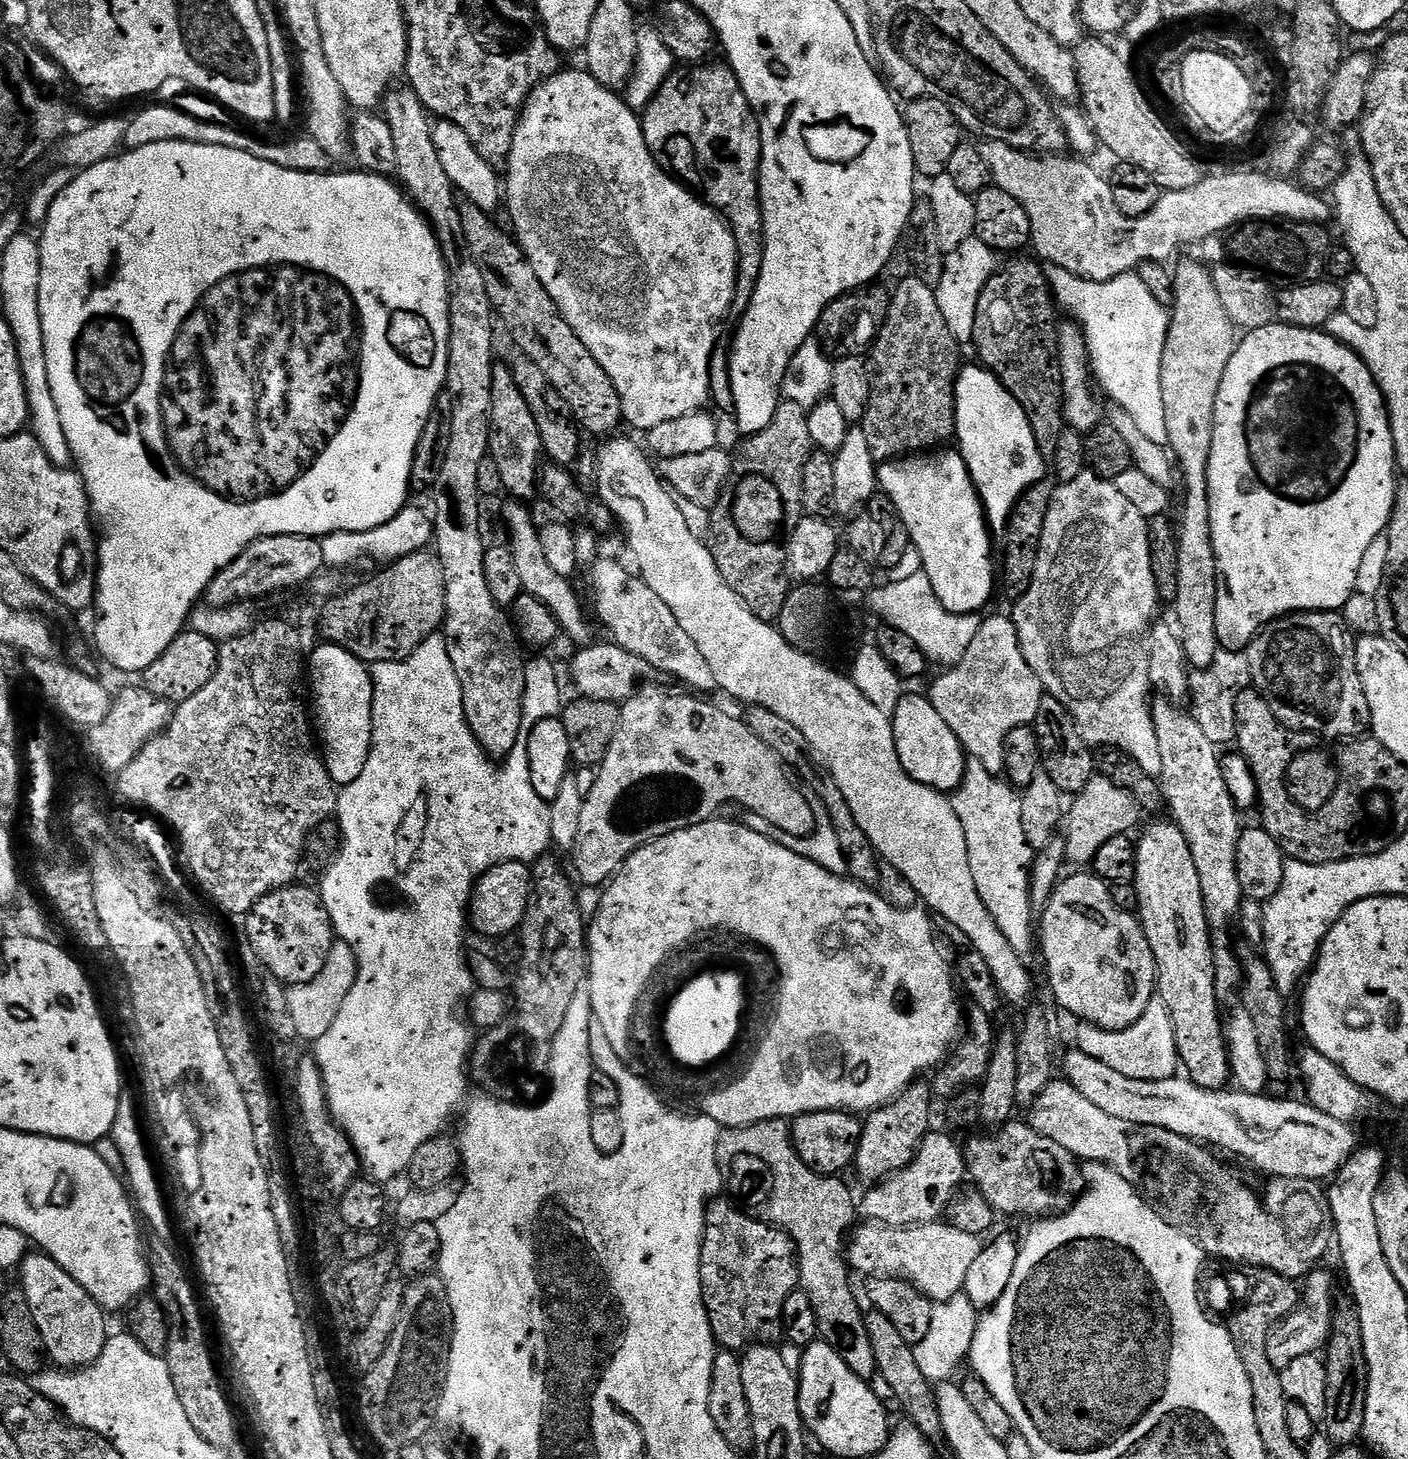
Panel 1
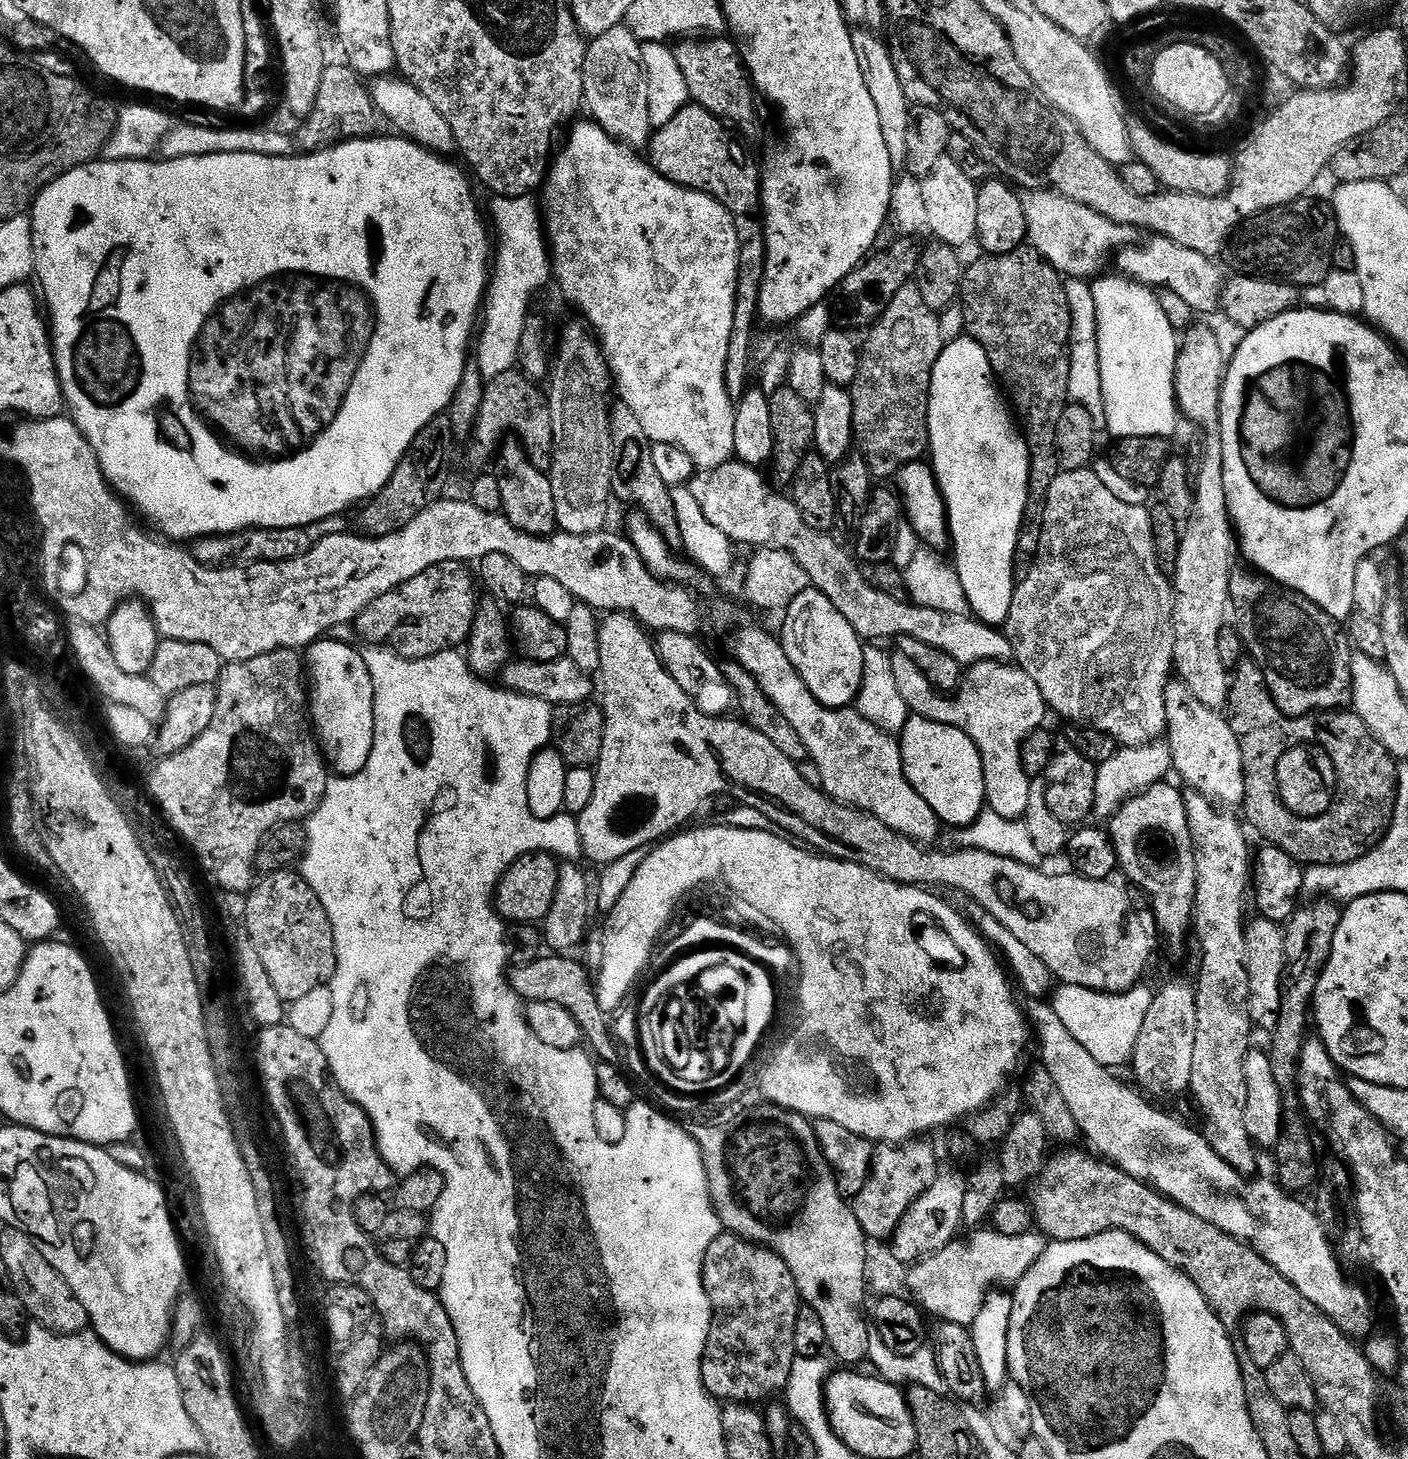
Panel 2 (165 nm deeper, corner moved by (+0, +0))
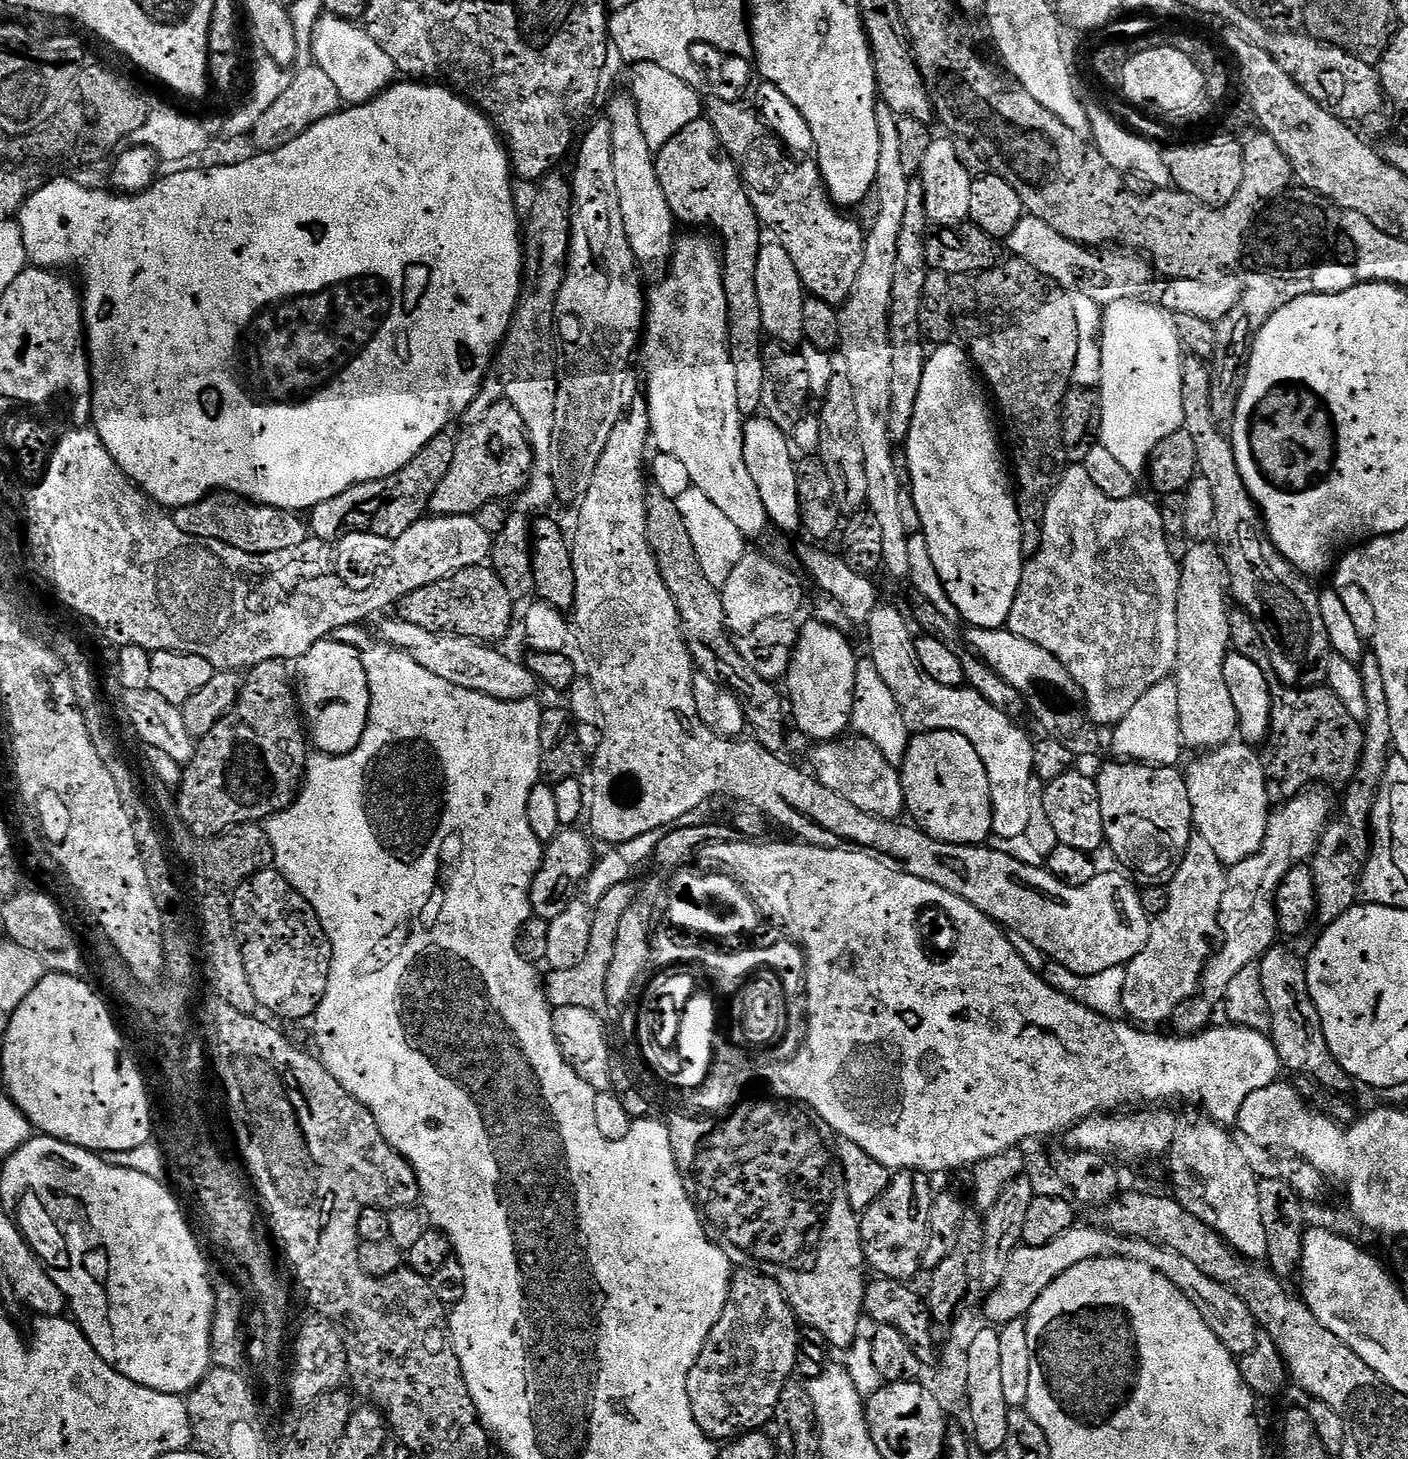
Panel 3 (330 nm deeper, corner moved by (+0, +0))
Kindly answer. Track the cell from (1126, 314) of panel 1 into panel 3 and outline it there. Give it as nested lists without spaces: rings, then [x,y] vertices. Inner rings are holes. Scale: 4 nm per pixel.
[[[1147,299],[1123,300],[1110,302],[1104,308],[1104,325],[1100,335],[1102,346],[1102,378],[1100,379],[1100,438],[1099,444],[1110,450],[1110,455],[1119,464],[1130,470],[1137,478],[1145,475],[1148,456],[1166,438],[1184,426],[1182,418],[1182,370],[1184,360],[1174,330],[1172,316],[1160,307],[1159,303],[1147,304]]]

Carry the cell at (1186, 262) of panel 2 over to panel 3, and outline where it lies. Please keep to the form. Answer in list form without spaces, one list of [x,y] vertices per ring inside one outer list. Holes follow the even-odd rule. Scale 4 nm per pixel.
[[[1025,216],[1020,219],[1018,226],[1014,226],[1012,233],[1006,238],[1006,248],[1009,253],[1017,260],[1030,262],[1042,274],[1046,274],[1052,280],[1057,282],[1069,292],[1086,294],[1094,302],[1101,306],[1106,306],[1110,302],[1122,302],[1123,300],[1135,300],[1145,295],[1144,291],[1152,284],[1152,274],[1154,268],[1143,255],[1137,254],[1132,250],[1093,250],[1091,247],[1076,244],[1070,238],[1058,234],[1054,226],[1042,222],[1042,218],[1037,216]]]

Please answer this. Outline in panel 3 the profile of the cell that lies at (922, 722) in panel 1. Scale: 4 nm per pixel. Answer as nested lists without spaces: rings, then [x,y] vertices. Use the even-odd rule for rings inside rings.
[[[922,732],[913,735],[908,742],[903,764],[899,765],[900,781],[904,791],[907,815],[930,838],[951,844],[983,845],[992,836],[992,799],[990,778],[986,778],[986,766],[978,758],[978,750],[953,732]]]

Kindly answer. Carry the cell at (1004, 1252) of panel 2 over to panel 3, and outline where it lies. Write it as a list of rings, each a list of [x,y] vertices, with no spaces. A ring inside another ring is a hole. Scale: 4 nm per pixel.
[[[1074,1226],[1066,1230],[1066,1234],[1058,1234],[1058,1238],[1054,1238],[1054,1242],[1046,1242],[1046,1246],[1021,1246],[1016,1249],[1010,1258],[1010,1266],[1006,1266],[1002,1282],[987,1293],[988,1301],[987,1296],[983,1301],[985,1304],[982,1306],[982,1313],[989,1325],[1003,1326],[1027,1317],[1042,1290],[1046,1290],[1050,1282],[1066,1274],[1066,1270],[1082,1262],[1100,1260],[1103,1256],[1121,1256],[1127,1260],[1142,1262],[1158,1270],[1158,1274],[1162,1274],[1170,1282],[1174,1282],[1174,1286],[1182,1290],[1182,1294],[1186,1294],[1190,1302],[1196,1304],[1206,1326],[1214,1330],[1218,1342],[1222,1342],[1222,1346],[1226,1346],[1226,1350],[1230,1350],[1233,1356],[1239,1358],[1254,1350],[1258,1335],[1256,1316],[1233,1288],[1227,1288],[1222,1282],[1214,1282],[1214,1278],[1202,1274],[1202,1270],[1198,1270],[1194,1262],[1182,1258],[1182,1254],[1172,1248],[1162,1248],[1159,1244],[1151,1244],[1149,1240],[1137,1240],[1134,1236],[1121,1236],[1118,1232],[1109,1232],[1103,1226],[1080,1227]]]

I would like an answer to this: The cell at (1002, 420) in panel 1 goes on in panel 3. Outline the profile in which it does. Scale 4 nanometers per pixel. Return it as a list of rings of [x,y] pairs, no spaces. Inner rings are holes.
[[[956,342],[941,343],[935,350],[937,352],[933,356],[931,353],[924,361],[922,386],[918,390],[918,402],[914,406],[914,418],[906,441],[906,449],[908,448],[908,476],[906,472],[906,480],[907,483],[908,480],[912,483],[910,504],[911,507],[912,504],[916,507],[916,516],[920,519],[919,531],[926,538],[926,546],[930,546],[930,559],[934,562],[934,570],[938,570],[938,578],[942,578],[942,586],[946,586],[946,594],[950,594],[950,602],[954,602],[961,621],[973,628],[1003,628],[1010,618],[1010,606],[1014,606],[1014,598],[1018,594],[1018,586],[1026,563],[1026,557],[1022,554],[1022,530],[1020,529],[1020,519],[1018,518],[1014,484],[1010,479],[1010,468],[1006,463],[1006,452],[1002,447],[1001,437],[998,435],[998,424],[994,419],[989,397],[986,395],[985,389],[974,371],[974,365],[967,351]]]

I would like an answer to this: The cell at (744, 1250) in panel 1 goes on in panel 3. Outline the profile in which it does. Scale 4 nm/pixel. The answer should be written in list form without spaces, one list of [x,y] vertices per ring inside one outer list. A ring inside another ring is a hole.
[[[740,1270],[733,1275],[728,1287],[726,1306],[714,1330],[710,1330],[702,1346],[702,1354],[698,1354],[698,1362],[694,1362],[686,1378],[694,1422],[698,1422],[698,1426],[711,1440],[731,1442],[750,1432],[767,1429],[767,1424],[769,1427],[775,1421],[778,1398],[796,1372],[800,1329],[796,1312],[782,1294],[778,1282],[760,1272]]]

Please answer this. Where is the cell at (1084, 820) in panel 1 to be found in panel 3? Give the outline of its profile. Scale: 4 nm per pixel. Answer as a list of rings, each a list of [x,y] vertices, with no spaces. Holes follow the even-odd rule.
[[[1169,678],[1150,686],[1138,702],[1134,702],[1130,714],[1122,718],[1112,729],[1113,757],[1124,762],[1138,764],[1155,764],[1162,768],[1179,765],[1180,748],[1180,723],[1178,722],[1178,686],[1175,679]]]

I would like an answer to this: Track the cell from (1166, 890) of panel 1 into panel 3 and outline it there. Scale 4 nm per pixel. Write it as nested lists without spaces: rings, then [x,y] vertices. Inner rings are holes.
[[[1112,763],[1116,764],[1106,765],[1094,776],[1098,798],[1102,802],[1107,851],[1112,851],[1129,873],[1137,872],[1148,882],[1167,881],[1186,854],[1186,846],[1194,835],[1185,773],[1176,766],[1162,768],[1155,764]]]

